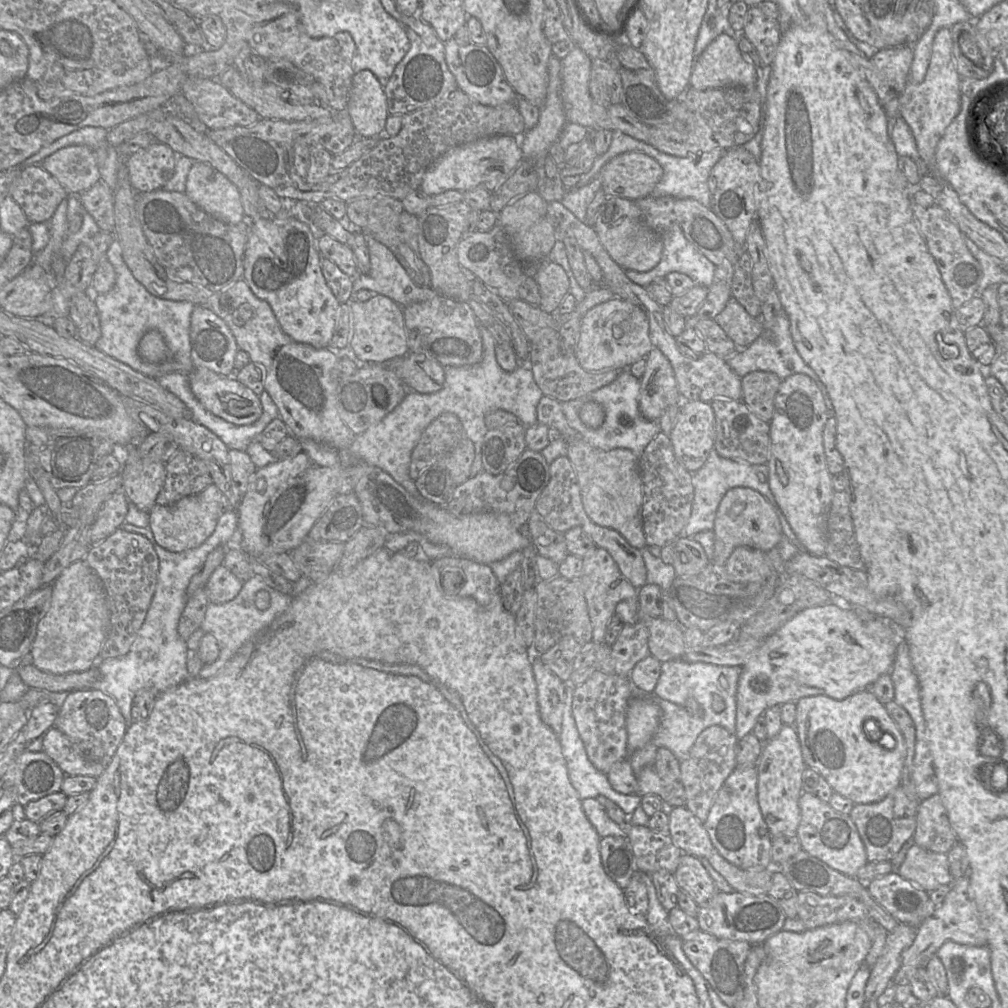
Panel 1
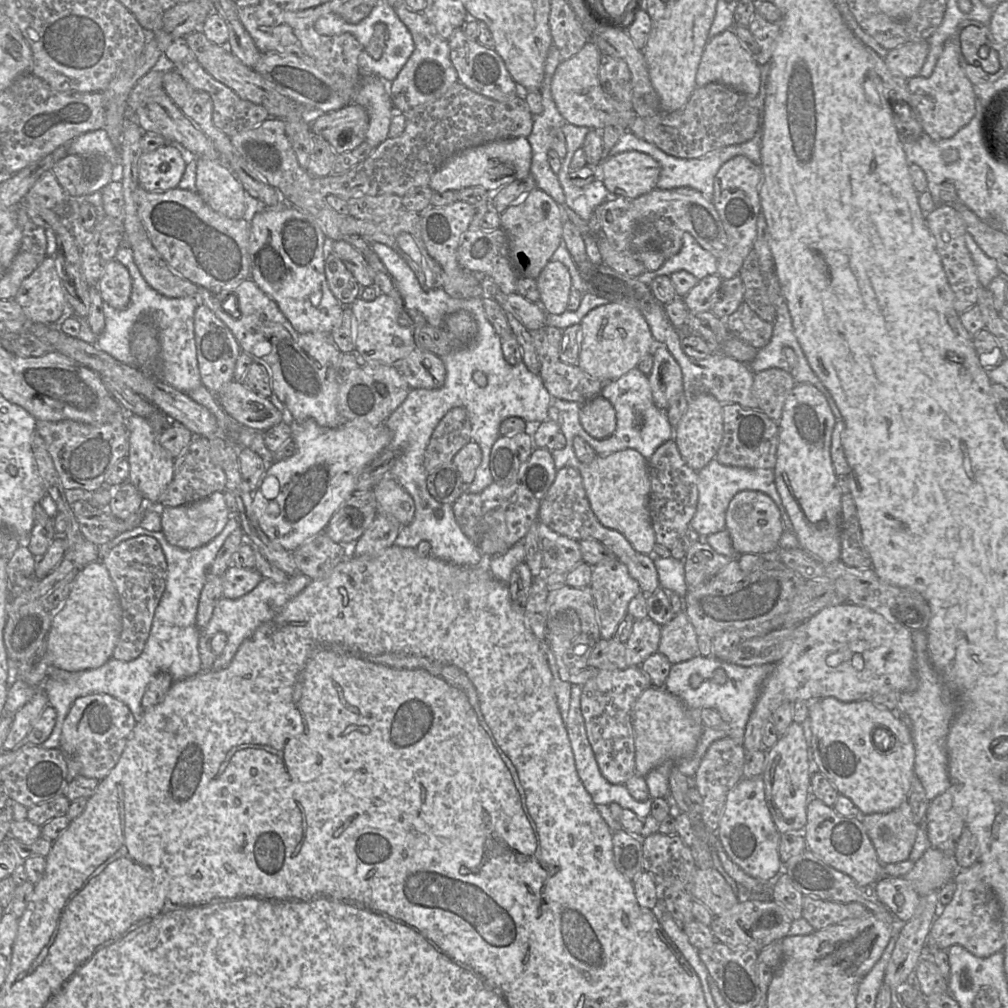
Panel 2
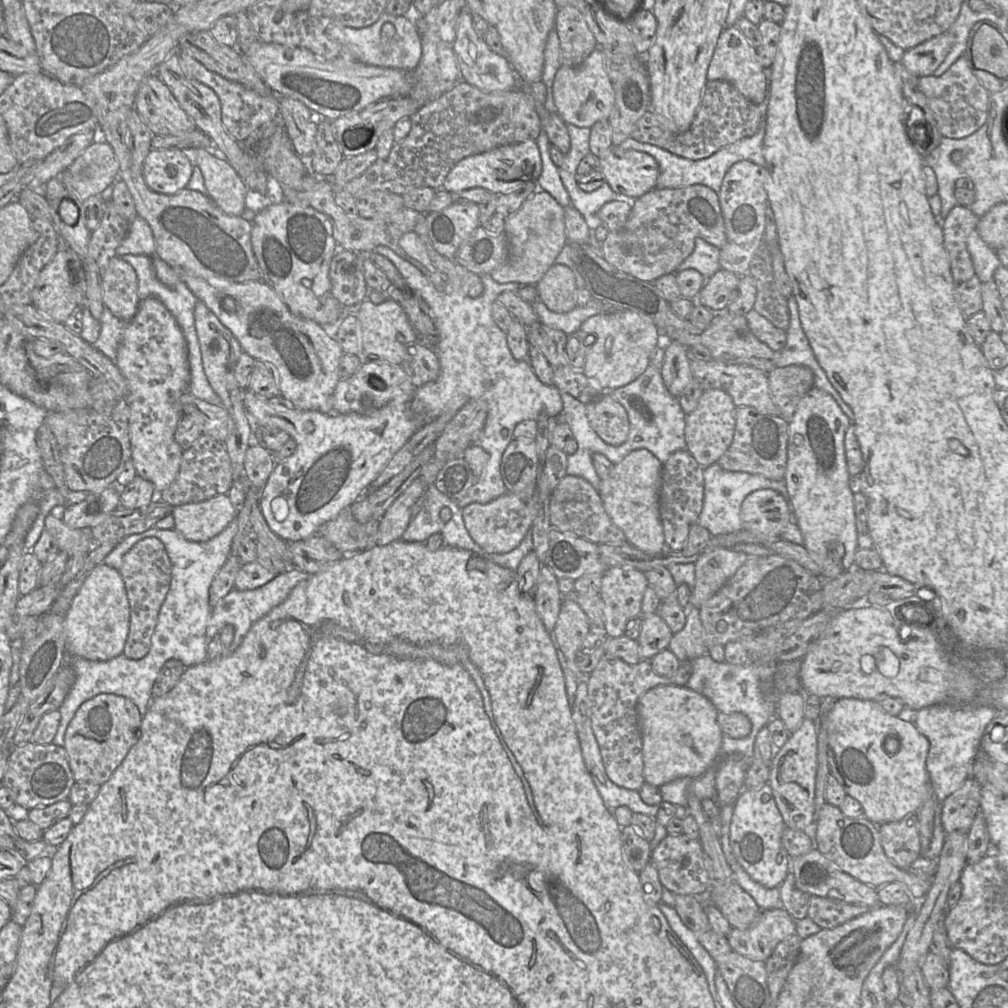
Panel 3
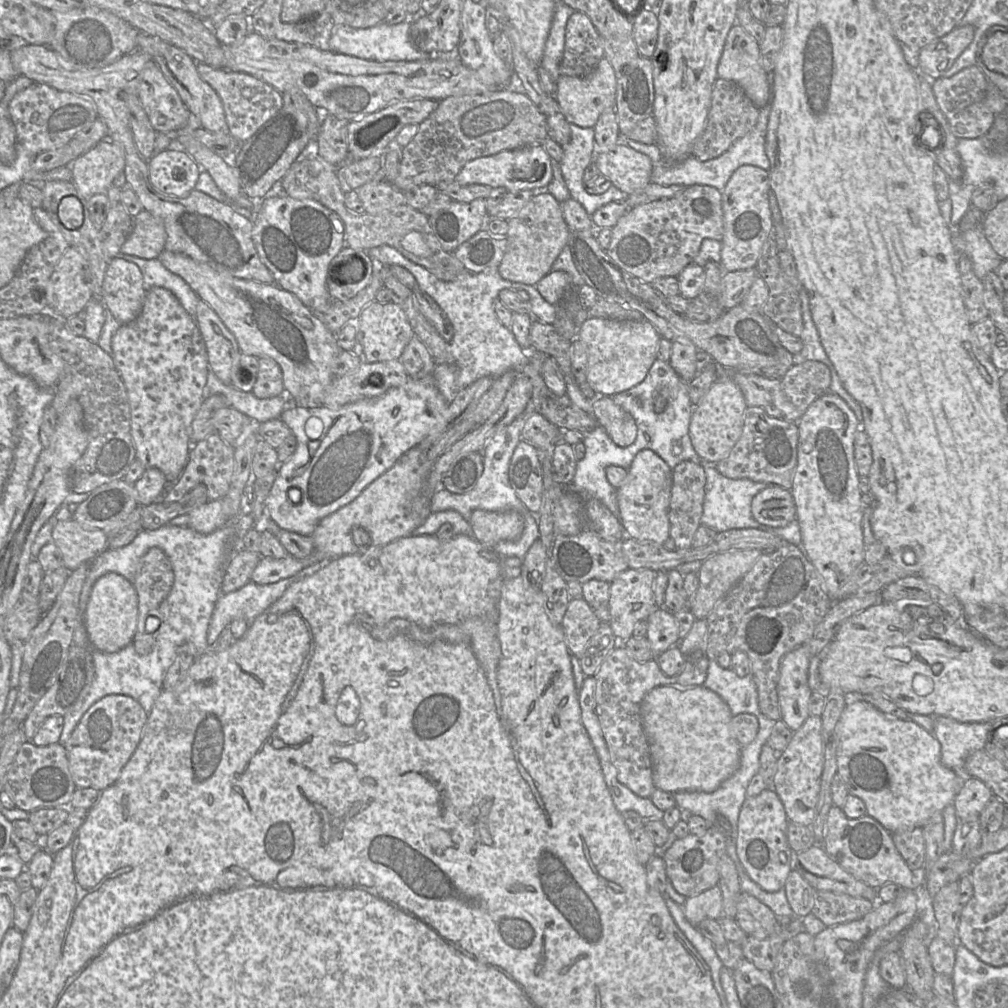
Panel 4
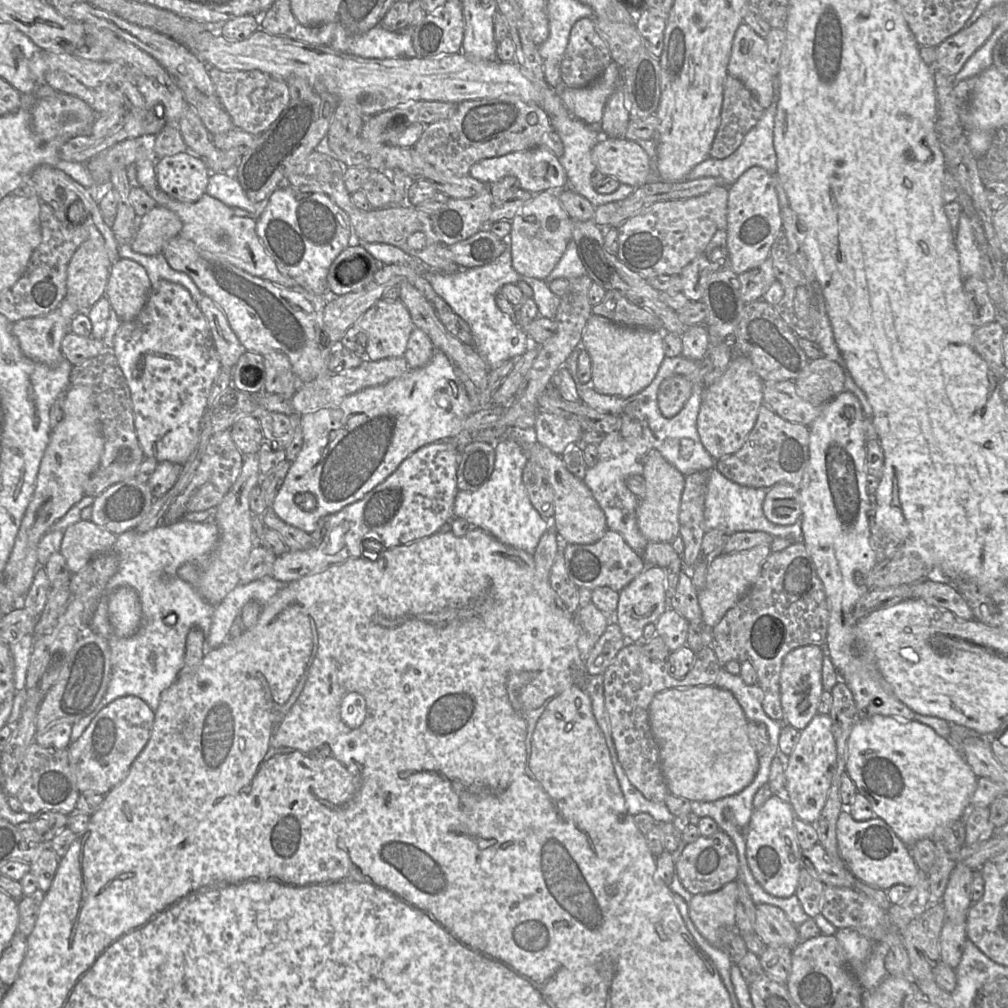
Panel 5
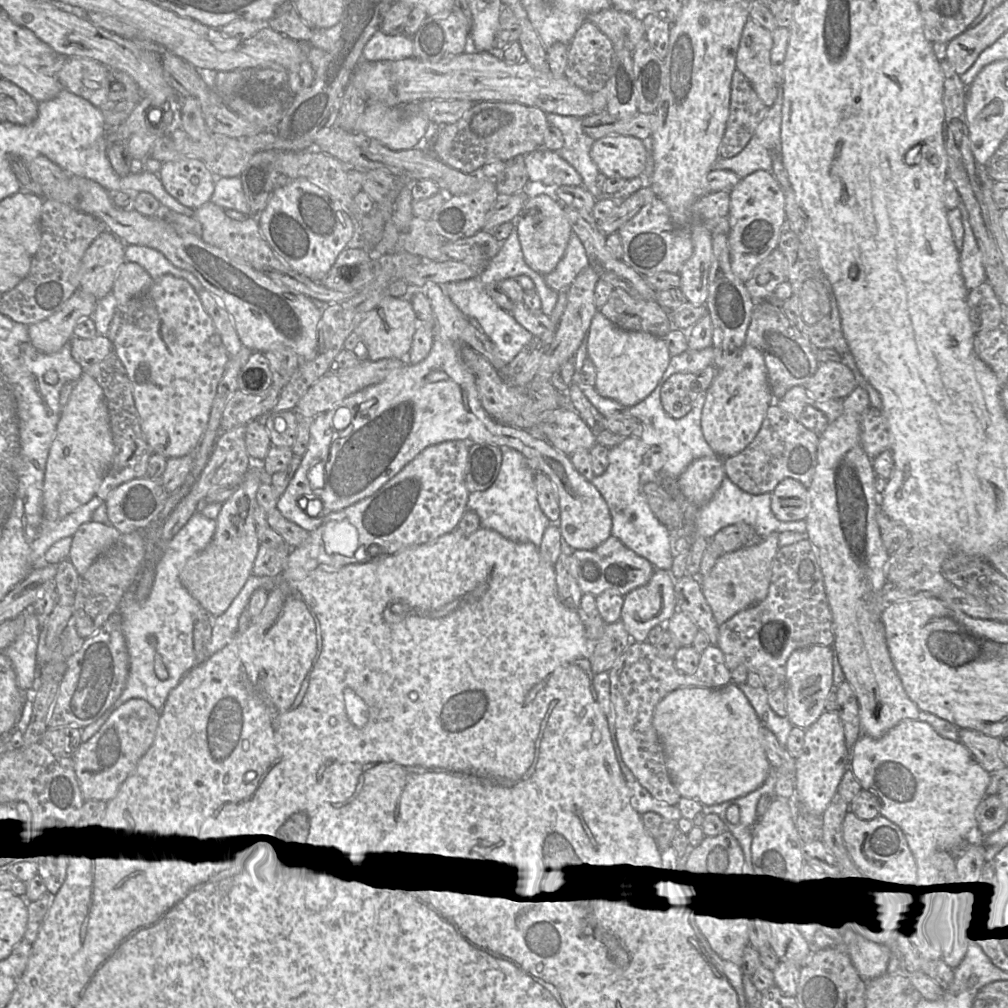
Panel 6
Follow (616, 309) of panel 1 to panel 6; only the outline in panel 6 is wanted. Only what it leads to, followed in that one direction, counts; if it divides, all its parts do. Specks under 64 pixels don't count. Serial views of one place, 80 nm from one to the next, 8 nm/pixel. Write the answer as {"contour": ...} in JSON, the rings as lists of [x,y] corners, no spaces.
{"contour":[[[599,310],[593,316],[587,337],[587,354],[596,371],[594,388],[601,396],[624,406],[634,406],[654,391],[672,357],[664,338],[619,328]]]}

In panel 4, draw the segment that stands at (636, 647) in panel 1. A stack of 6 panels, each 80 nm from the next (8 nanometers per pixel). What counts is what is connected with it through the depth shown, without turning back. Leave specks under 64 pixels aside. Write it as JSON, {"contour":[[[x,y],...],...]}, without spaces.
{"contour":[[[661,607],[653,611],[646,621],[648,623],[646,638],[656,658],[668,648],[677,646],[681,639],[678,623],[671,611]]]}

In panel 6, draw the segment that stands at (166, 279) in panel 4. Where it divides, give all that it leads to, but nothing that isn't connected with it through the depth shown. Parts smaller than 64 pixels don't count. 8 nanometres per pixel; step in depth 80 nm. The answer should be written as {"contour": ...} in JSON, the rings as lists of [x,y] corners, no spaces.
{"contour":[[[128,244],[125,247],[125,259],[142,266],[150,277],[155,280],[160,276],[169,274],[177,278],[182,278],[189,282],[199,295],[202,286],[193,274],[187,270],[174,266],[161,252],[156,249]]]}

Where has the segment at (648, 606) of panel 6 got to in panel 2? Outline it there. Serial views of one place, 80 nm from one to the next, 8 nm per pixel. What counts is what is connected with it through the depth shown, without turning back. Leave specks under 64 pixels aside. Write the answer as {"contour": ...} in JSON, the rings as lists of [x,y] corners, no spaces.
{"contour":[[[619,559],[605,560],[593,566],[591,583],[600,636],[613,639],[619,623],[628,614],[629,602],[642,593],[639,583]]]}

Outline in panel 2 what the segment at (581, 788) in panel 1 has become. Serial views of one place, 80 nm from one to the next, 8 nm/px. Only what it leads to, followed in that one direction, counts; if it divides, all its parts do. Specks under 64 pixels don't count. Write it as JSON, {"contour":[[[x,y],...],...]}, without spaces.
{"contour":[[[572,684],[571,697],[570,697],[570,707],[565,721],[568,739],[570,742],[570,747],[573,755],[573,760],[577,774],[580,781],[582,782],[584,788],[591,796],[592,801],[598,805],[609,805],[610,803],[618,803],[623,807],[623,809],[632,810],[638,817],[646,818],[651,814],[651,800],[637,801],[628,792],[624,784],[614,784],[607,781],[600,772],[598,764],[595,759],[594,752],[590,745],[587,737],[585,721],[581,711],[581,694],[582,686],[577,684]]]}

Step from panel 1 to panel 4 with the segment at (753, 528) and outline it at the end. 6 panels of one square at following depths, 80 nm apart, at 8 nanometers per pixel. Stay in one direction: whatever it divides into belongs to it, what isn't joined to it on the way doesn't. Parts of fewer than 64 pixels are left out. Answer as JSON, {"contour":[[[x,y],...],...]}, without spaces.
{"contour":[[[769,485],[752,499],[751,513],[759,524],[779,528],[796,519],[796,506],[789,490]]]}

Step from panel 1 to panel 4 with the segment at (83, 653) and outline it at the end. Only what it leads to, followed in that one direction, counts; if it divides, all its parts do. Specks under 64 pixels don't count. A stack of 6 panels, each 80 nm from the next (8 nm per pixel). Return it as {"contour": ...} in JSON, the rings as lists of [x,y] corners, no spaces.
{"contour":[[[115,572],[98,578],[92,586],[83,623],[90,643],[102,652],[114,653],[132,643],[138,623],[138,596],[132,583]]]}

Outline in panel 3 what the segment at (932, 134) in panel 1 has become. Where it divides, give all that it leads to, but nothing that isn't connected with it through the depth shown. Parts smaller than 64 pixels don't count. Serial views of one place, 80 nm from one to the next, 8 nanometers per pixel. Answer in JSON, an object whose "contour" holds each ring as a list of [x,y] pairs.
{"contour":[[[961,56],[941,76],[926,76],[918,80],[918,87],[927,98],[936,128],[942,137],[965,138],[979,130],[988,118],[991,93],[973,74],[973,69],[972,62]]]}

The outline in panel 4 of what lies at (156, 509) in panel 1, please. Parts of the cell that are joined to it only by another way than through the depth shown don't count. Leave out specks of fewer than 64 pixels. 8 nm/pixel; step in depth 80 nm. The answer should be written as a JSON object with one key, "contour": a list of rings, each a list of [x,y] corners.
{"contour":[[[222,499],[210,500],[193,508],[189,513],[188,527],[200,534],[210,534],[224,526],[229,517],[224,513]]]}

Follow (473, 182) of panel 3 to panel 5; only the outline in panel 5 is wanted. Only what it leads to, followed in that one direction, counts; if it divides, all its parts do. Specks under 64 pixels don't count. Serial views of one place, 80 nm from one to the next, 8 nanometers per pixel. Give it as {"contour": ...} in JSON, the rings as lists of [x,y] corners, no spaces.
{"contour":[[[542,145],[500,157],[483,159],[470,168],[468,175],[487,185],[491,185],[505,176],[515,176],[519,180],[520,189],[531,192],[533,196],[547,189],[567,189],[568,182],[559,158]]]}

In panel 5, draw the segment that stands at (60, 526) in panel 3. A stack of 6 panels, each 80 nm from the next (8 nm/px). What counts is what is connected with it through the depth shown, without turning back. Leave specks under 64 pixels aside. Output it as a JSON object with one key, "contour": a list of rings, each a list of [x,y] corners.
{"contour":[[[81,520],[63,532],[60,552],[72,574],[81,571],[96,555],[111,550],[117,536],[91,521]]]}

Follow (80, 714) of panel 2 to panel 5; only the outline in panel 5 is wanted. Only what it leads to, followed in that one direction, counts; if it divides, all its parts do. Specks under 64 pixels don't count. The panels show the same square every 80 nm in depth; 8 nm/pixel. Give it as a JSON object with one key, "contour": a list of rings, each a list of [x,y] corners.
{"contour":[[[123,696],[101,708],[81,736],[68,747],[69,764],[80,793],[95,792],[105,796],[118,786],[128,775],[137,757],[145,748],[151,736],[155,713],[140,698]]]}

